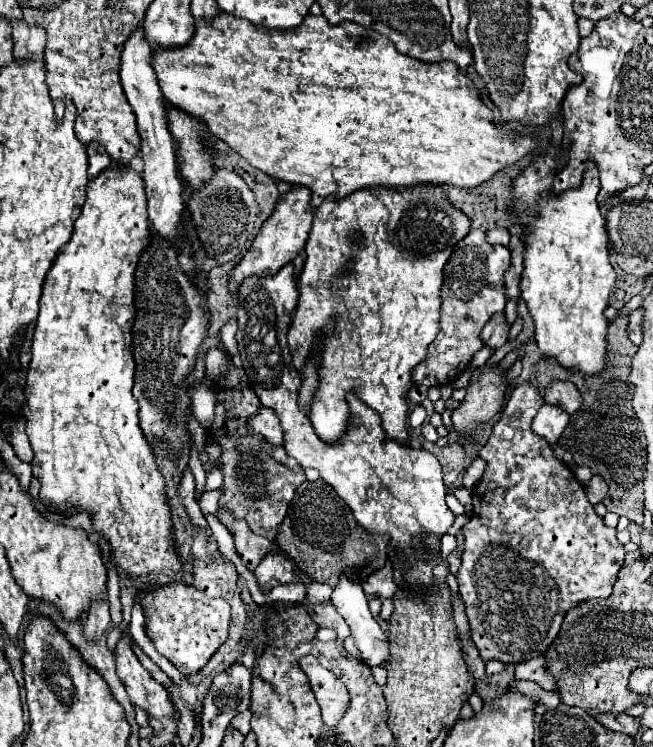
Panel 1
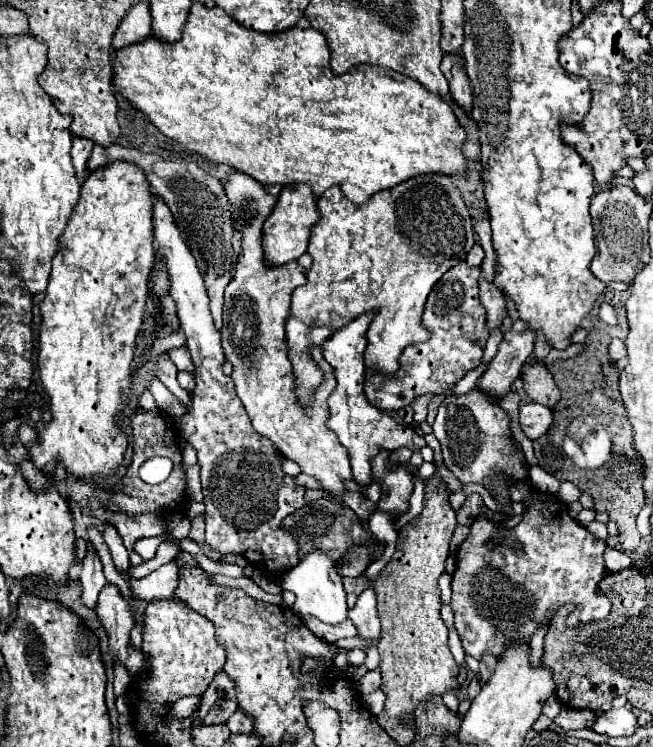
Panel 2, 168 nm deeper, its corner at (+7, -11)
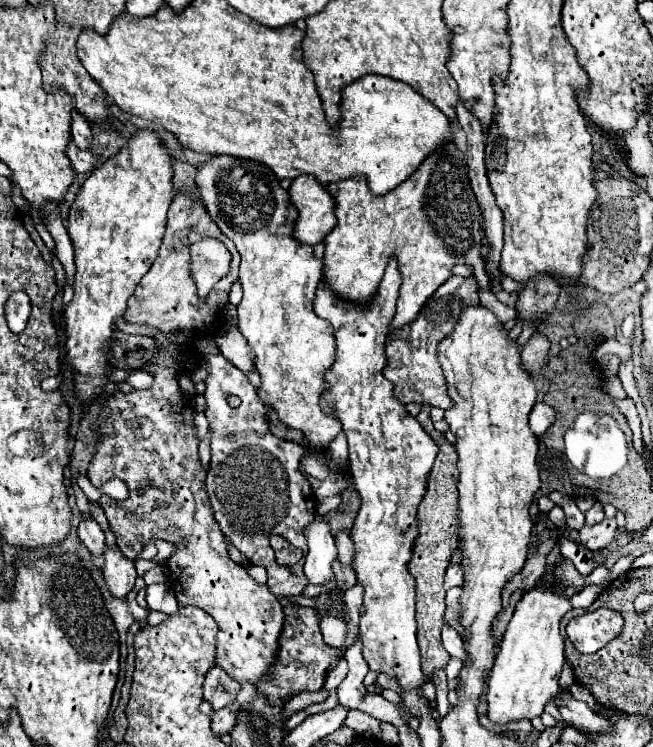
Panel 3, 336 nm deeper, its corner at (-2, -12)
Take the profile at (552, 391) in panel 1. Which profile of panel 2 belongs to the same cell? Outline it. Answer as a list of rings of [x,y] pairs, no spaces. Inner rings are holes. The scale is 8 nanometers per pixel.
[[[536,363],[536,365],[524,365],[522,369],[522,381],[524,381],[524,389],[528,393],[528,397],[536,403],[542,403],[550,409],[554,409],[560,401],[560,389],[554,383],[550,371],[546,369],[546,365]]]

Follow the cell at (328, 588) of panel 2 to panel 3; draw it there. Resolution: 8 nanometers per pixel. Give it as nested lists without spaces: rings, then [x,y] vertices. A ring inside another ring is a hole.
[[[315,518],[309,526],[303,528],[303,536],[307,538],[309,546],[309,552],[305,554],[305,576],[311,580],[311,584],[329,582],[333,576],[331,562],[337,558],[329,524],[321,518]]]

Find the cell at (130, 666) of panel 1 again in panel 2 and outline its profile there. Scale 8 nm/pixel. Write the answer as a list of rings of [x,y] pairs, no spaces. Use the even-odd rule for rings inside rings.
[[[106,585],[104,591],[100,591],[100,603],[96,607],[98,619],[108,635],[108,649],[112,657],[116,657],[122,665],[126,665],[128,659],[128,641],[130,641],[130,629],[134,627],[134,615],[128,603],[122,599],[116,585]]]

